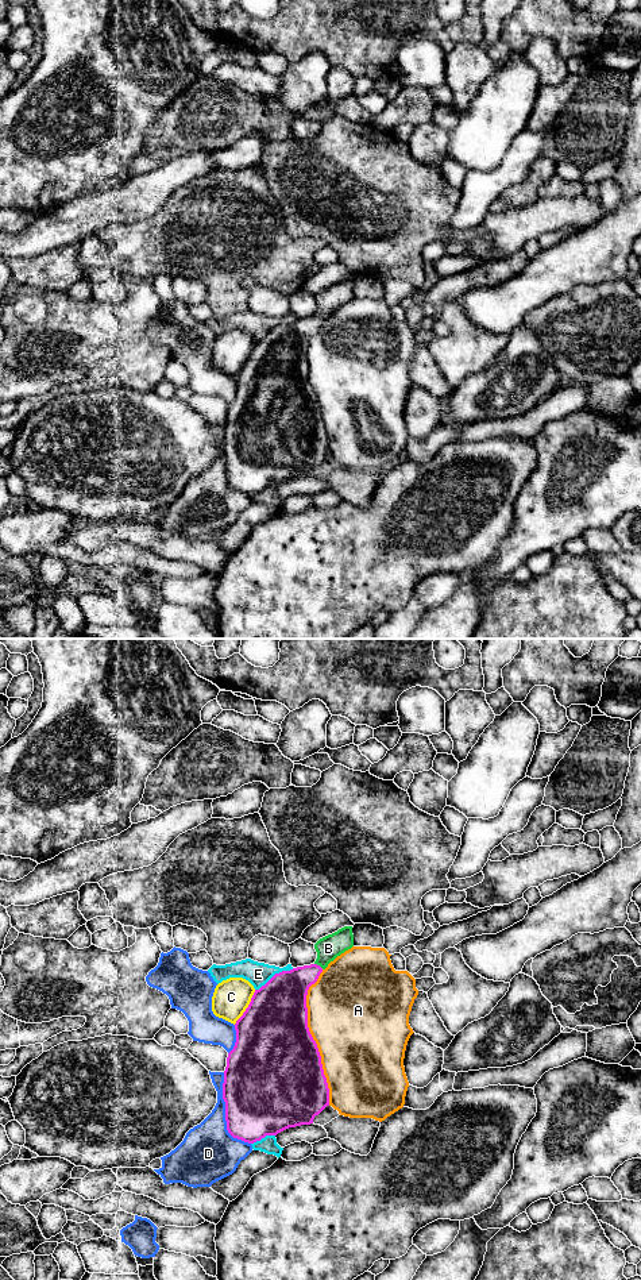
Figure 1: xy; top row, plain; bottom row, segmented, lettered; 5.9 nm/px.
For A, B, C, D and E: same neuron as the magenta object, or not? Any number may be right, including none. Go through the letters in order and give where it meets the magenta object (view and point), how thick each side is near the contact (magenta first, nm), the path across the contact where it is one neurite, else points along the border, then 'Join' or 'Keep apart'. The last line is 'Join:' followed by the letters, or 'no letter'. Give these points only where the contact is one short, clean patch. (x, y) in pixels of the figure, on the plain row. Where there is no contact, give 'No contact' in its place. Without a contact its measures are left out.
A: Touches magenta at xy (312, 389). Thickness 500 nm (magenta) against 500 nm. Keep apart
B: Touches magenta at xy (319, 317). Thickness 240 nm (magenta) against 150 nm. Path across: xy (286, 343), (319, 317), (328, 300). Join
C: Touches magenta at xy (247, 359). Thickness 440 nm (magenta) against 220 nm. Boundary: xy (255, 342), (248, 358), (234, 376). Keep apart
D: Touches magenta at xy (226, 465). Thickness 480 nm (magenta) against 320 nm. Keep apart
E: Touches magenta at xy (275, 326). Thickness 360 nm (magenta) against 140 nm. Keep apart
Join: B

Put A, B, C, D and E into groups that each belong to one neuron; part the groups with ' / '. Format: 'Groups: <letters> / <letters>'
Groups: A / B / C / D / E

